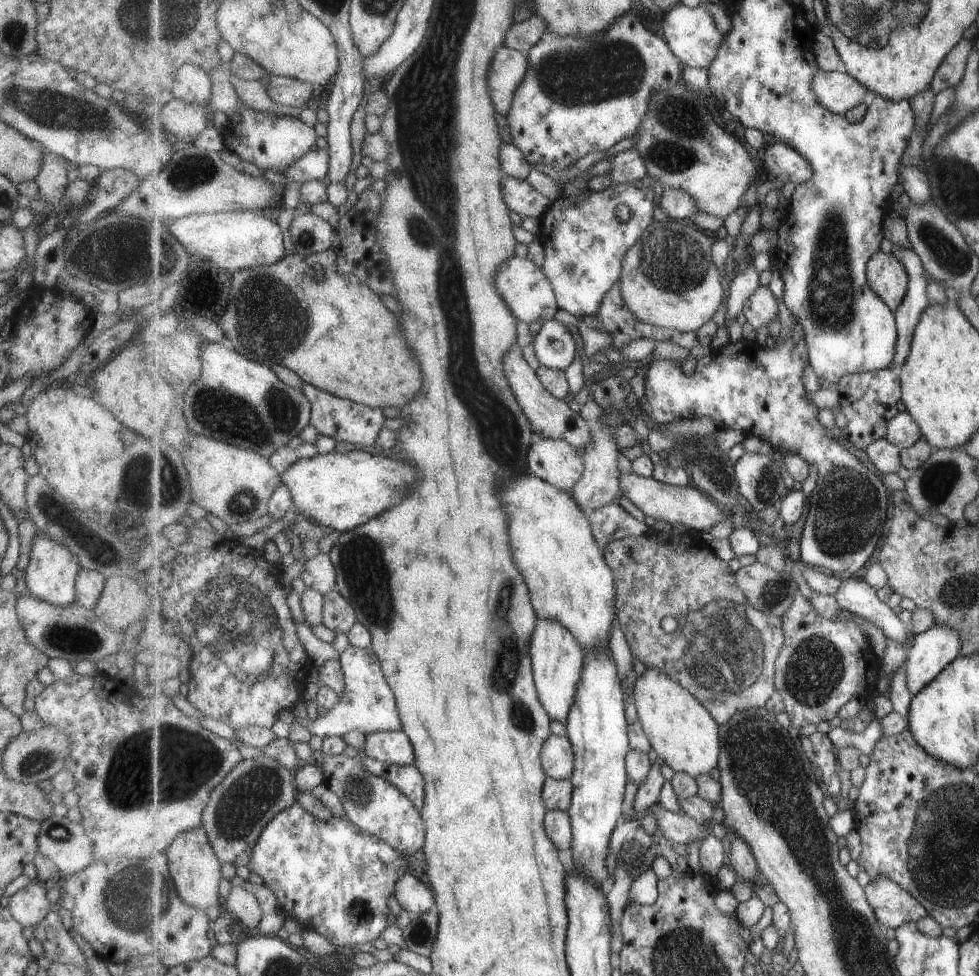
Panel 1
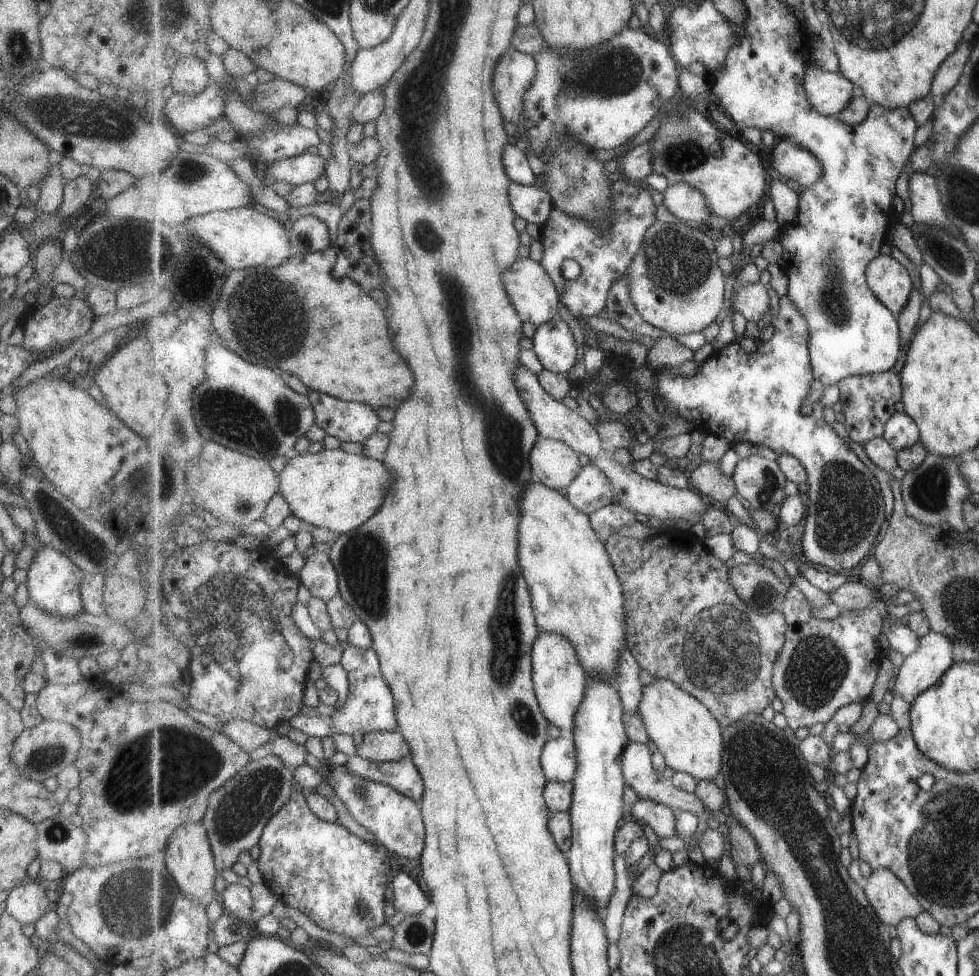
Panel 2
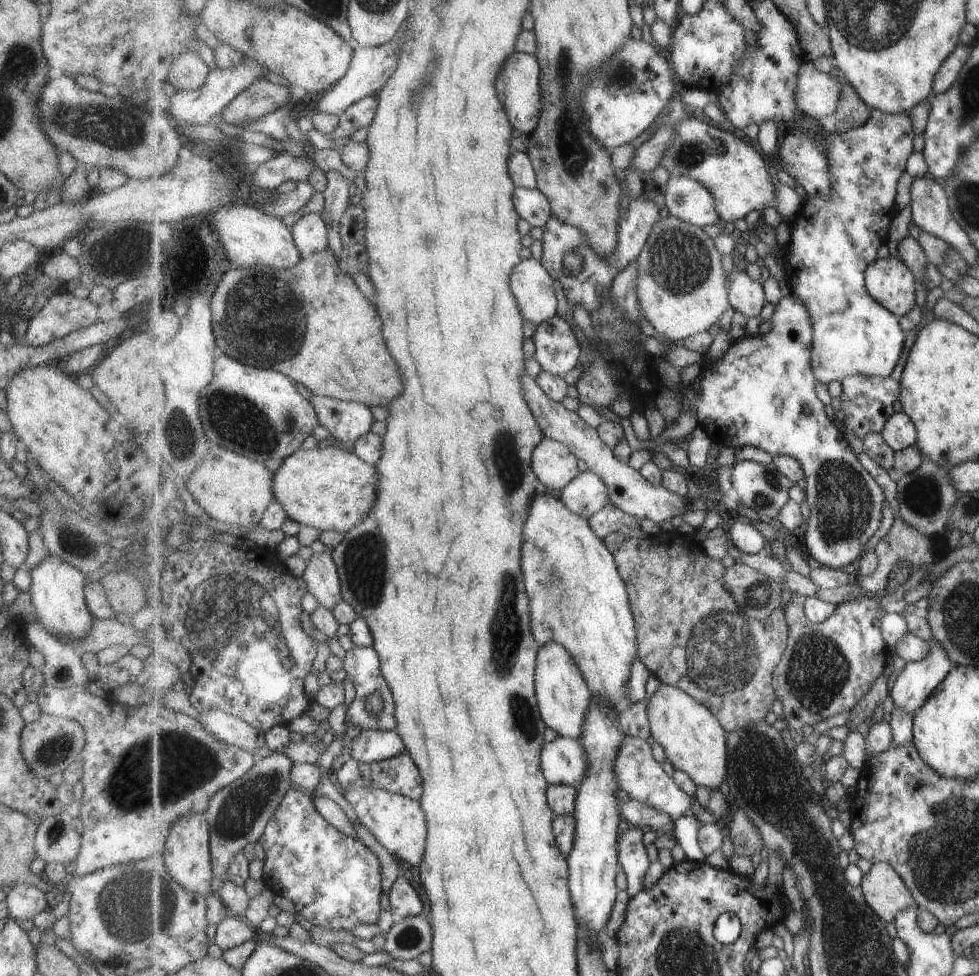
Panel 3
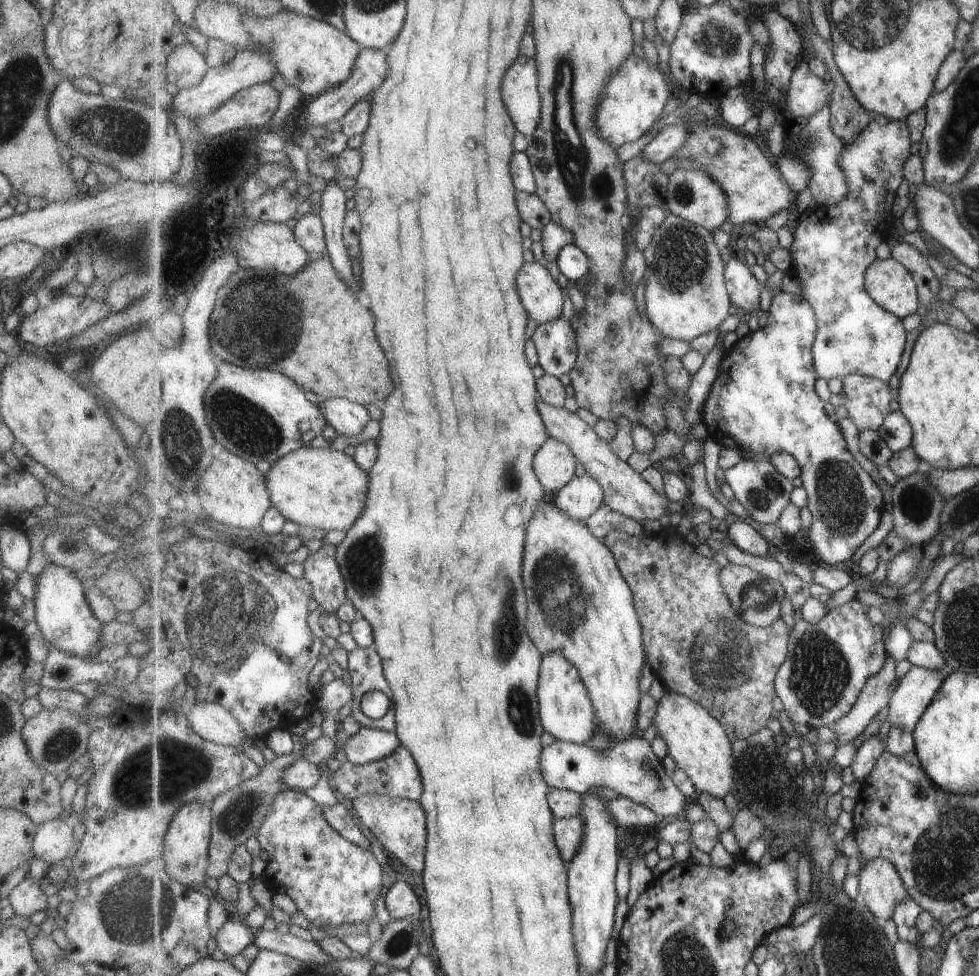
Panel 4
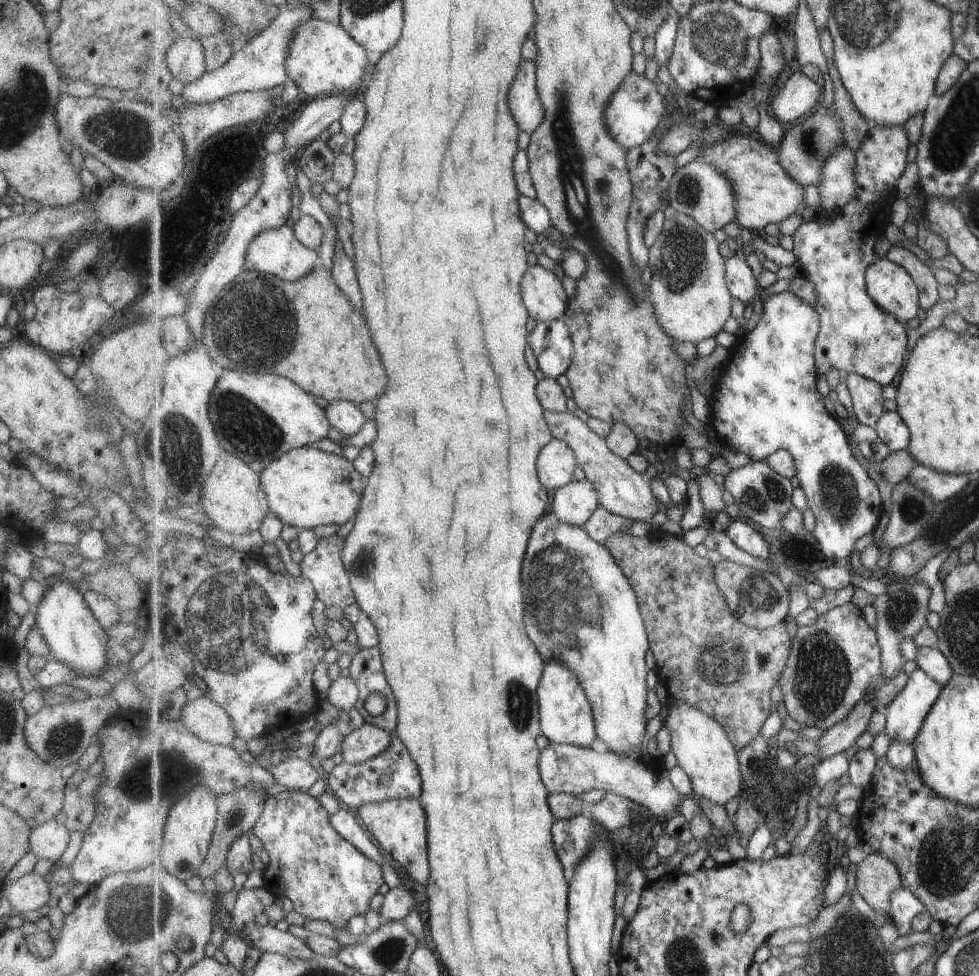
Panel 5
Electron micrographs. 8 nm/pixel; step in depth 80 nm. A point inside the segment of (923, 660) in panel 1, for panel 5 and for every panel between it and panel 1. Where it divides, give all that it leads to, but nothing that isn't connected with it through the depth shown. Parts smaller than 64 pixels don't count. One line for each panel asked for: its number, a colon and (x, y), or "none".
2: (924, 668)
3: (918, 680)
4: (918, 687)
5: (905, 717)

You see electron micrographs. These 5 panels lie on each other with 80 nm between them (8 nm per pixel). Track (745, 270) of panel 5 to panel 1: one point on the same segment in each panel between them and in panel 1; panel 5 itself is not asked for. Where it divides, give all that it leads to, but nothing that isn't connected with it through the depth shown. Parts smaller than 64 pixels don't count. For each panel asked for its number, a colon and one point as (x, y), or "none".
1: (761, 308)
2: (752, 300)
3: (747, 296)
4: (745, 292)

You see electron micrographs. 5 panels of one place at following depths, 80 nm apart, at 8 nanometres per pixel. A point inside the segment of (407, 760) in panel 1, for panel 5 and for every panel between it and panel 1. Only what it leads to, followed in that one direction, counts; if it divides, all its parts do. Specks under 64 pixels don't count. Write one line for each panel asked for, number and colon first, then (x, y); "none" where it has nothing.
2: (379, 746)
3: (372, 745)
4: (368, 745)
5: (368, 741)

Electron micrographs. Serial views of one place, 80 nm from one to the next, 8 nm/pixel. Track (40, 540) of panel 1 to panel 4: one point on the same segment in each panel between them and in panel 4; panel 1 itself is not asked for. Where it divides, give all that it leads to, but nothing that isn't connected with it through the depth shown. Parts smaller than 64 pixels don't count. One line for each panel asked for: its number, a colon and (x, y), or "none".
2: (52, 580)
3: (56, 588)
4: (60, 609)

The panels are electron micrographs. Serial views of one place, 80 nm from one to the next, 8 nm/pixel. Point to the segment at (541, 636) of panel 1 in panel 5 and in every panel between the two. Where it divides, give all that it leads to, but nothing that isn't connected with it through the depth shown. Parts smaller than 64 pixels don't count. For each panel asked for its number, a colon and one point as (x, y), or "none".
2: (561, 681)
3: (564, 696)
4: (567, 710)
5: (566, 714)

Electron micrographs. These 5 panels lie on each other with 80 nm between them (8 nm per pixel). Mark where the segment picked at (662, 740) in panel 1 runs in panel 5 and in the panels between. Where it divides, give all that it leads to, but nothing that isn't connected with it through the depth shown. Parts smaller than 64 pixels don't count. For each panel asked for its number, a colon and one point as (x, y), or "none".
2: (691, 738)
3: (695, 741)
4: (700, 745)
5: (702, 746)

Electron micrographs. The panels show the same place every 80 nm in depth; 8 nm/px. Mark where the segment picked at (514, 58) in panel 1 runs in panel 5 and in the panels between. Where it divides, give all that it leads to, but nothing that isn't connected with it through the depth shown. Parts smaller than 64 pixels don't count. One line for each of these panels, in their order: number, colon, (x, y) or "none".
2: (514, 75)
3: (520, 86)
4: (521, 92)
5: (527, 105)

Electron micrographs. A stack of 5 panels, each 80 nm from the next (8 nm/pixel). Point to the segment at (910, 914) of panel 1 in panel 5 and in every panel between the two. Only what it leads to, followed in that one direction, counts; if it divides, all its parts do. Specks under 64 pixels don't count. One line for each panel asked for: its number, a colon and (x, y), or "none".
2: (893, 901)
3: (884, 888)
4: (880, 884)
5: (877, 877)

